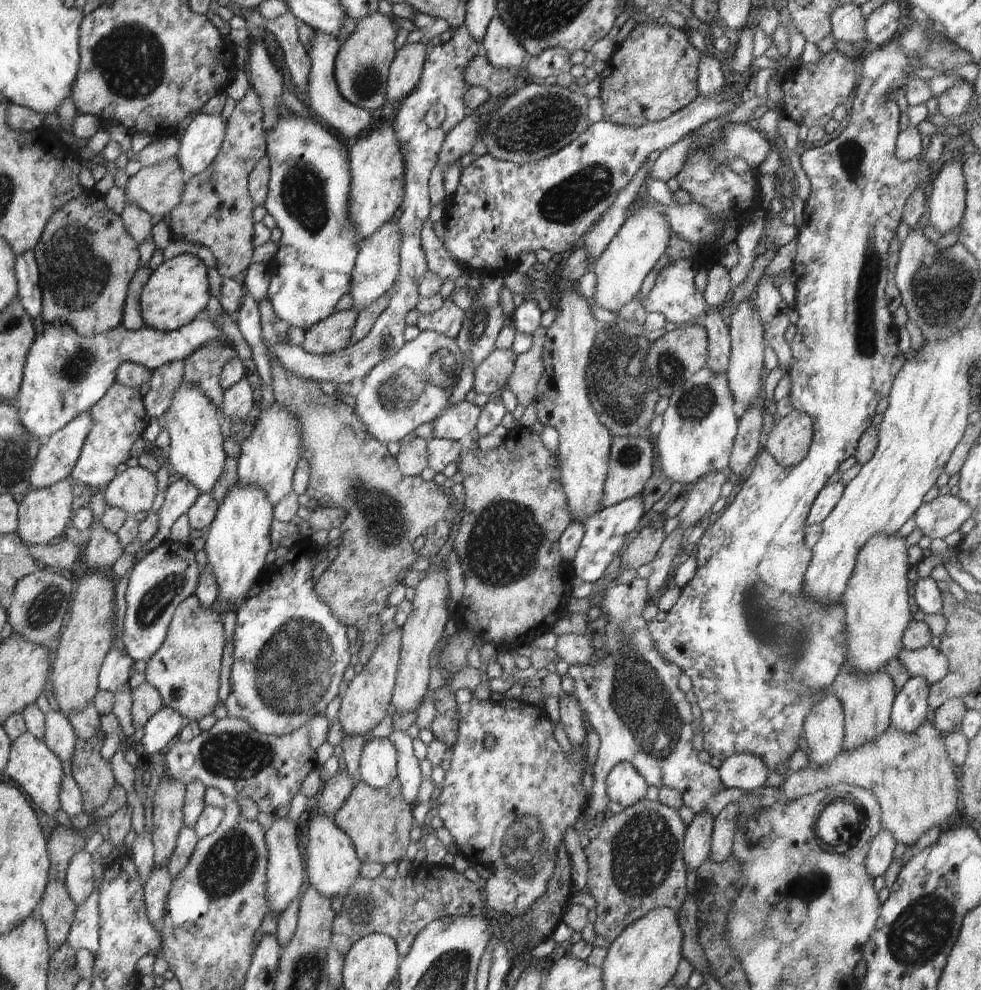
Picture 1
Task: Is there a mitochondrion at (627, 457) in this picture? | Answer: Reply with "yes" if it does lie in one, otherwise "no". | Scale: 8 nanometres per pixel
yes

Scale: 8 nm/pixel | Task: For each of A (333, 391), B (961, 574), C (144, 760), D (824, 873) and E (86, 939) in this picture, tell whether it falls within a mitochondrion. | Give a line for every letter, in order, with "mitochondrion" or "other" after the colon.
A: other
B: other
C: other
D: mitochondrion
E: other

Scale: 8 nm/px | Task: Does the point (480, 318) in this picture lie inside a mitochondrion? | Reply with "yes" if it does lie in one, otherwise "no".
yes

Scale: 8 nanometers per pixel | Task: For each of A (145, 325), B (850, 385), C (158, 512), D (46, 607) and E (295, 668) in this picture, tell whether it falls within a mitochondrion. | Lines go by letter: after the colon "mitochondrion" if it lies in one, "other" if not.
A: other
B: other
C: other
D: mitochondrion
E: mitochondrion

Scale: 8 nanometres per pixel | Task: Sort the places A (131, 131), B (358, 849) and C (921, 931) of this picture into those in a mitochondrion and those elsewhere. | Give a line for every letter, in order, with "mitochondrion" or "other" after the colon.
A: other
B: other
C: mitochondrion

